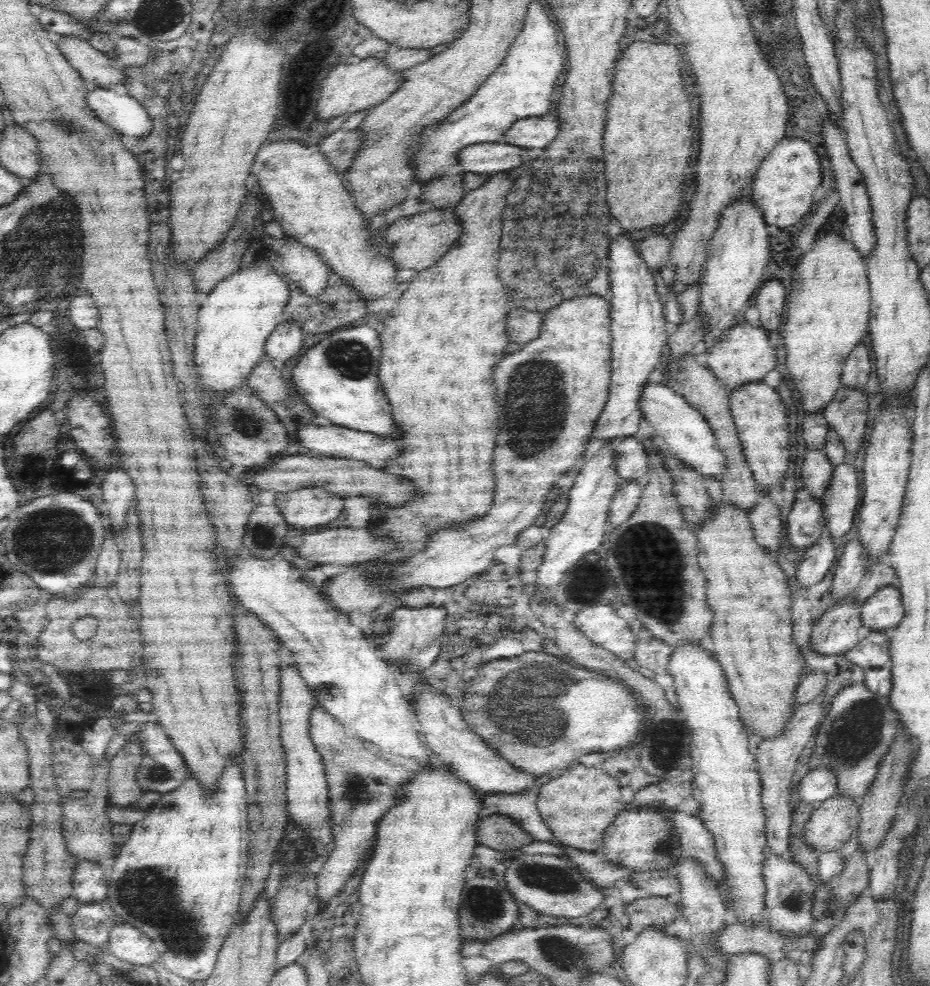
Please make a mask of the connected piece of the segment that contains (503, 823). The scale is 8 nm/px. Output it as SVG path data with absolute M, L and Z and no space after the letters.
M492 815L478 823L478 845L503 853L512 852L534 842L510 817Z

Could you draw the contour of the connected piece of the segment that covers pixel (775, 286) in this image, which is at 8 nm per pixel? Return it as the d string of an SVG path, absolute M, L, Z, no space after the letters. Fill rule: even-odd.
M769 280L754 294L753 303L760 311L760 325L767 331L782 331L788 289L780 280Z

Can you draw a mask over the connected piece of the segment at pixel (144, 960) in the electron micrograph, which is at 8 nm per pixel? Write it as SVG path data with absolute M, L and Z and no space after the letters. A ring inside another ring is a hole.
M122 923L112 928L106 946L118 960L136 966L148 966L160 958L152 940L131 924Z

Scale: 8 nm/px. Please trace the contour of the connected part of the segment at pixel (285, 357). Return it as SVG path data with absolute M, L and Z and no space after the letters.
M286 321L277 325L265 345L265 356L274 364L283 367L285 362L291 364L298 358L298 352L304 343L304 334L300 325Z

